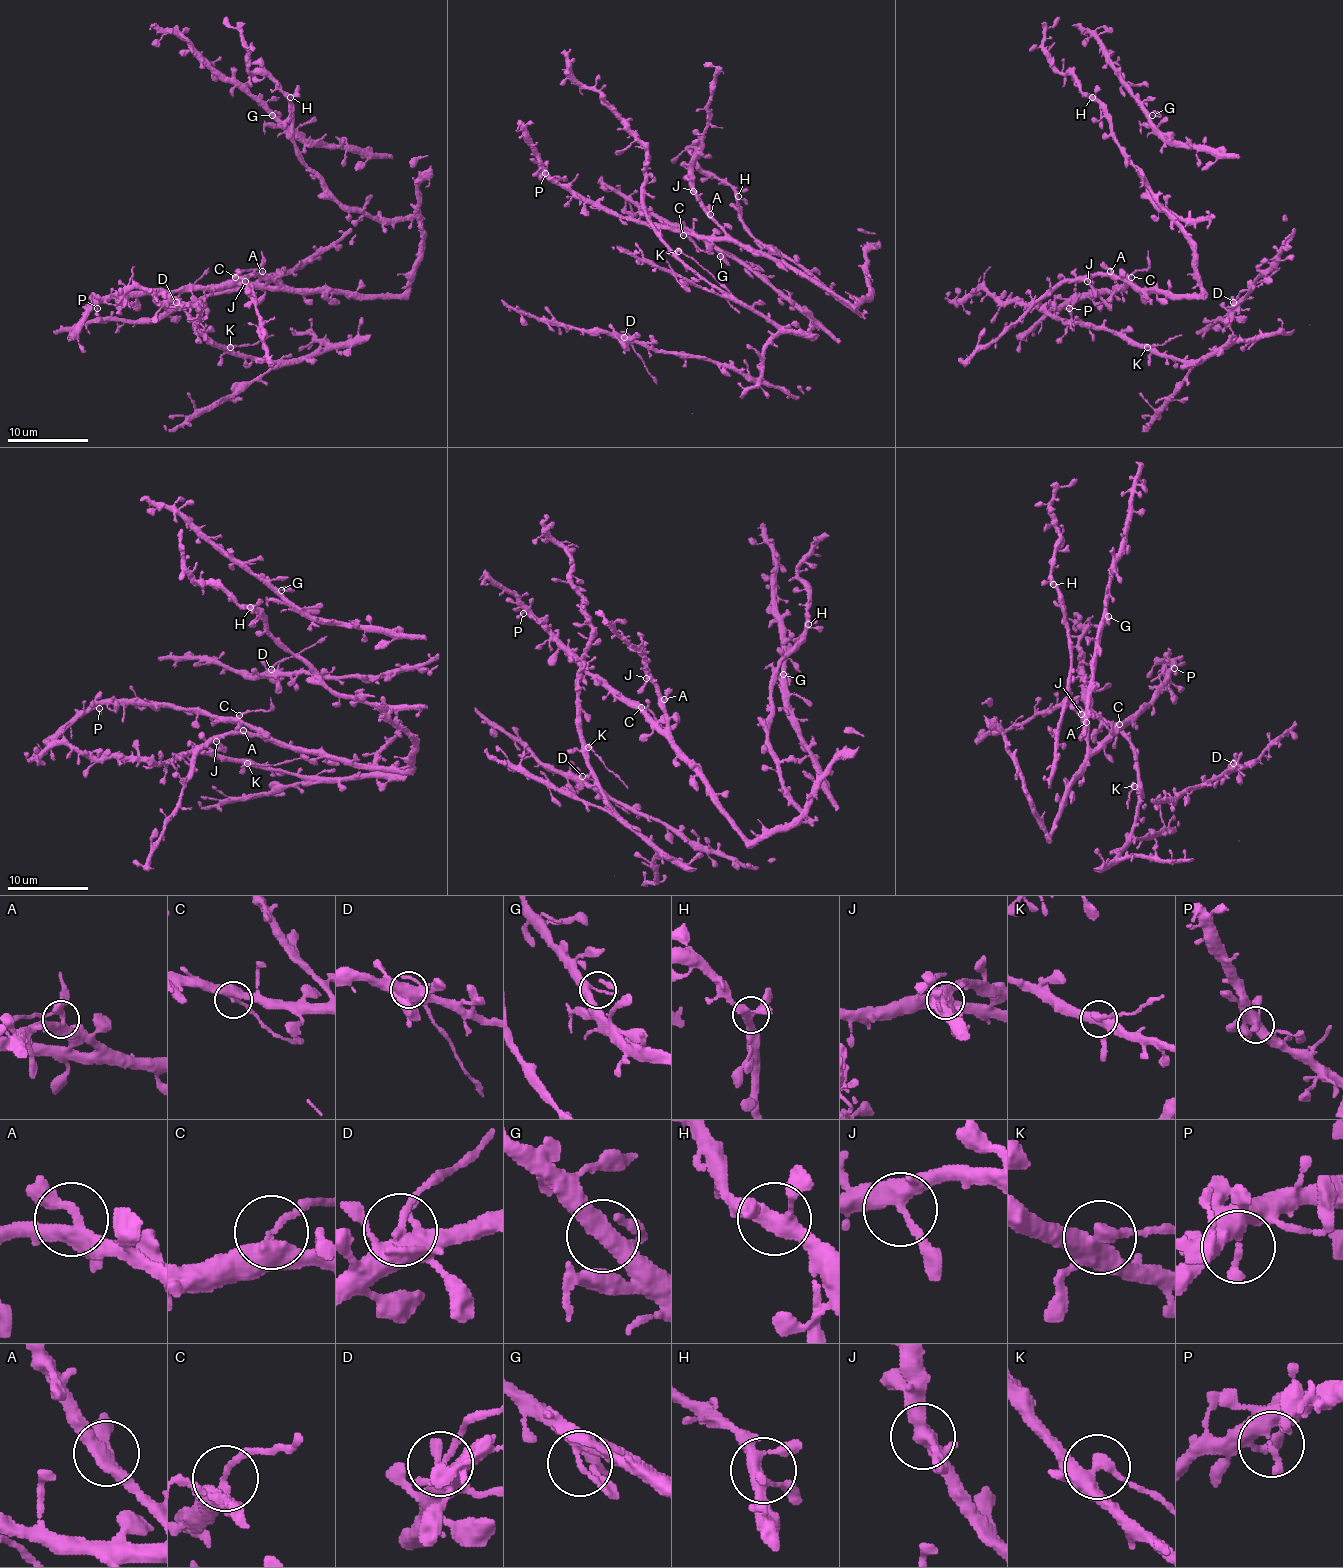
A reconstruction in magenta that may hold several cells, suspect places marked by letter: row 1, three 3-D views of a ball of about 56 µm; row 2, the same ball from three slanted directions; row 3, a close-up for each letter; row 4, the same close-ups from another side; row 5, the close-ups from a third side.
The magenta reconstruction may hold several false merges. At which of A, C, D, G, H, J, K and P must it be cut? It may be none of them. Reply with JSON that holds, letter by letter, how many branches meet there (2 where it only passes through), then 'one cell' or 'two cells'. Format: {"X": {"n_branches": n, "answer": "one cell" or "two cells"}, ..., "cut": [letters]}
{"A": {"n_branches": 3, "answer": "one cell"}, "C": {"n_branches": 3, "answer": "two cells"}, "D": {"n_branches": 7, "answer": "two cells"}, "G": {"n_branches": 3, "answer": "one cell"}, "H": {"n_branches": 4, "answer": "one cell"}, "J": {"n_branches": 3, "answer": "one cell"}, "K": {"n_branches": 4, "answer": "two cells"}, "P": {"n_branches": 5, "answer": "one cell"}, "cut": ["C", "D", "K"]}

